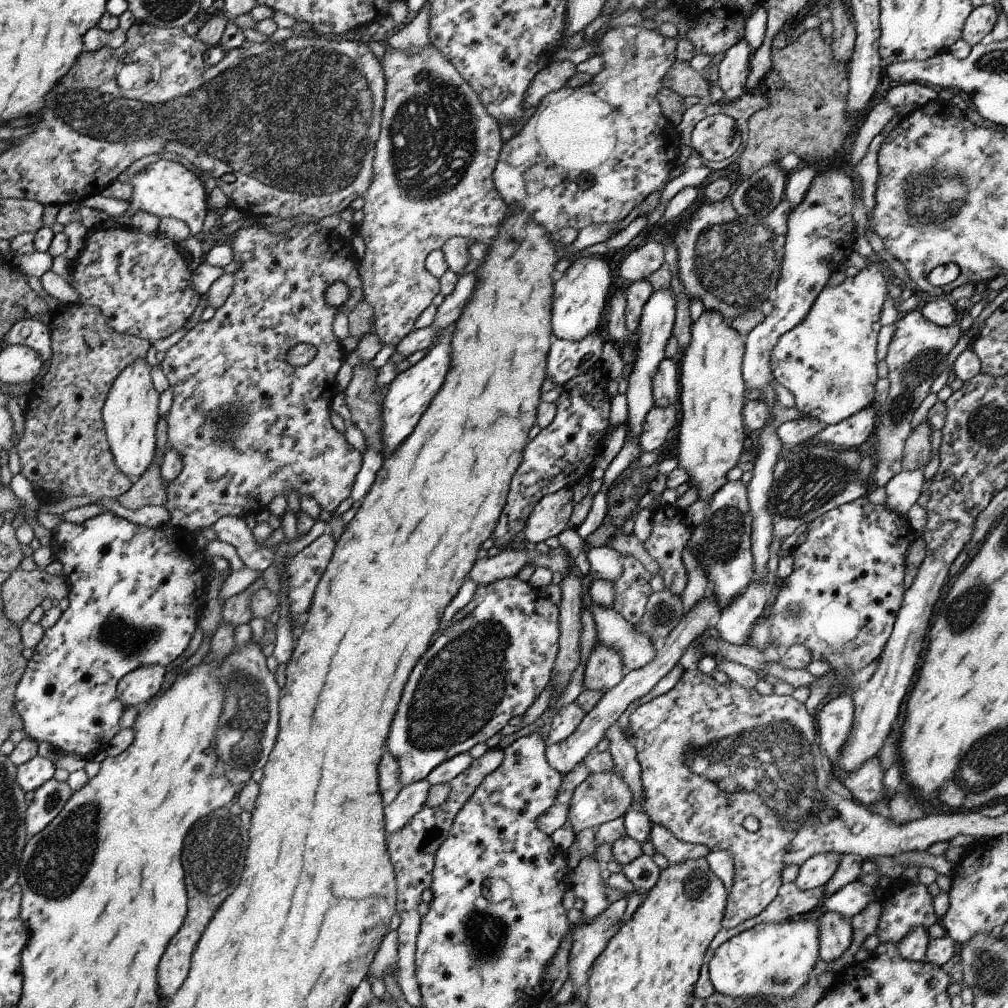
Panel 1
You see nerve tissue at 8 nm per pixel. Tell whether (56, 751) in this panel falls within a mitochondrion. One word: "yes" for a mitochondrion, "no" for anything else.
no

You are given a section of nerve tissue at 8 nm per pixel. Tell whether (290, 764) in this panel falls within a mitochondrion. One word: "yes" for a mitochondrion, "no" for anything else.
no

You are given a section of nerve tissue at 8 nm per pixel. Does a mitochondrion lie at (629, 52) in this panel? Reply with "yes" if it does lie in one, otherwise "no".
yes

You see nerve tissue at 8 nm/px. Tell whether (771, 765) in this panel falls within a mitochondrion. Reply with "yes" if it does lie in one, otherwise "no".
yes

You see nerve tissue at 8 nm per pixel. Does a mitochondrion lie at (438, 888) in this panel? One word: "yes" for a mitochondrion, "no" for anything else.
no

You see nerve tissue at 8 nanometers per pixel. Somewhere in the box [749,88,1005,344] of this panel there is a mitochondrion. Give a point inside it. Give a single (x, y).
(925, 206)

